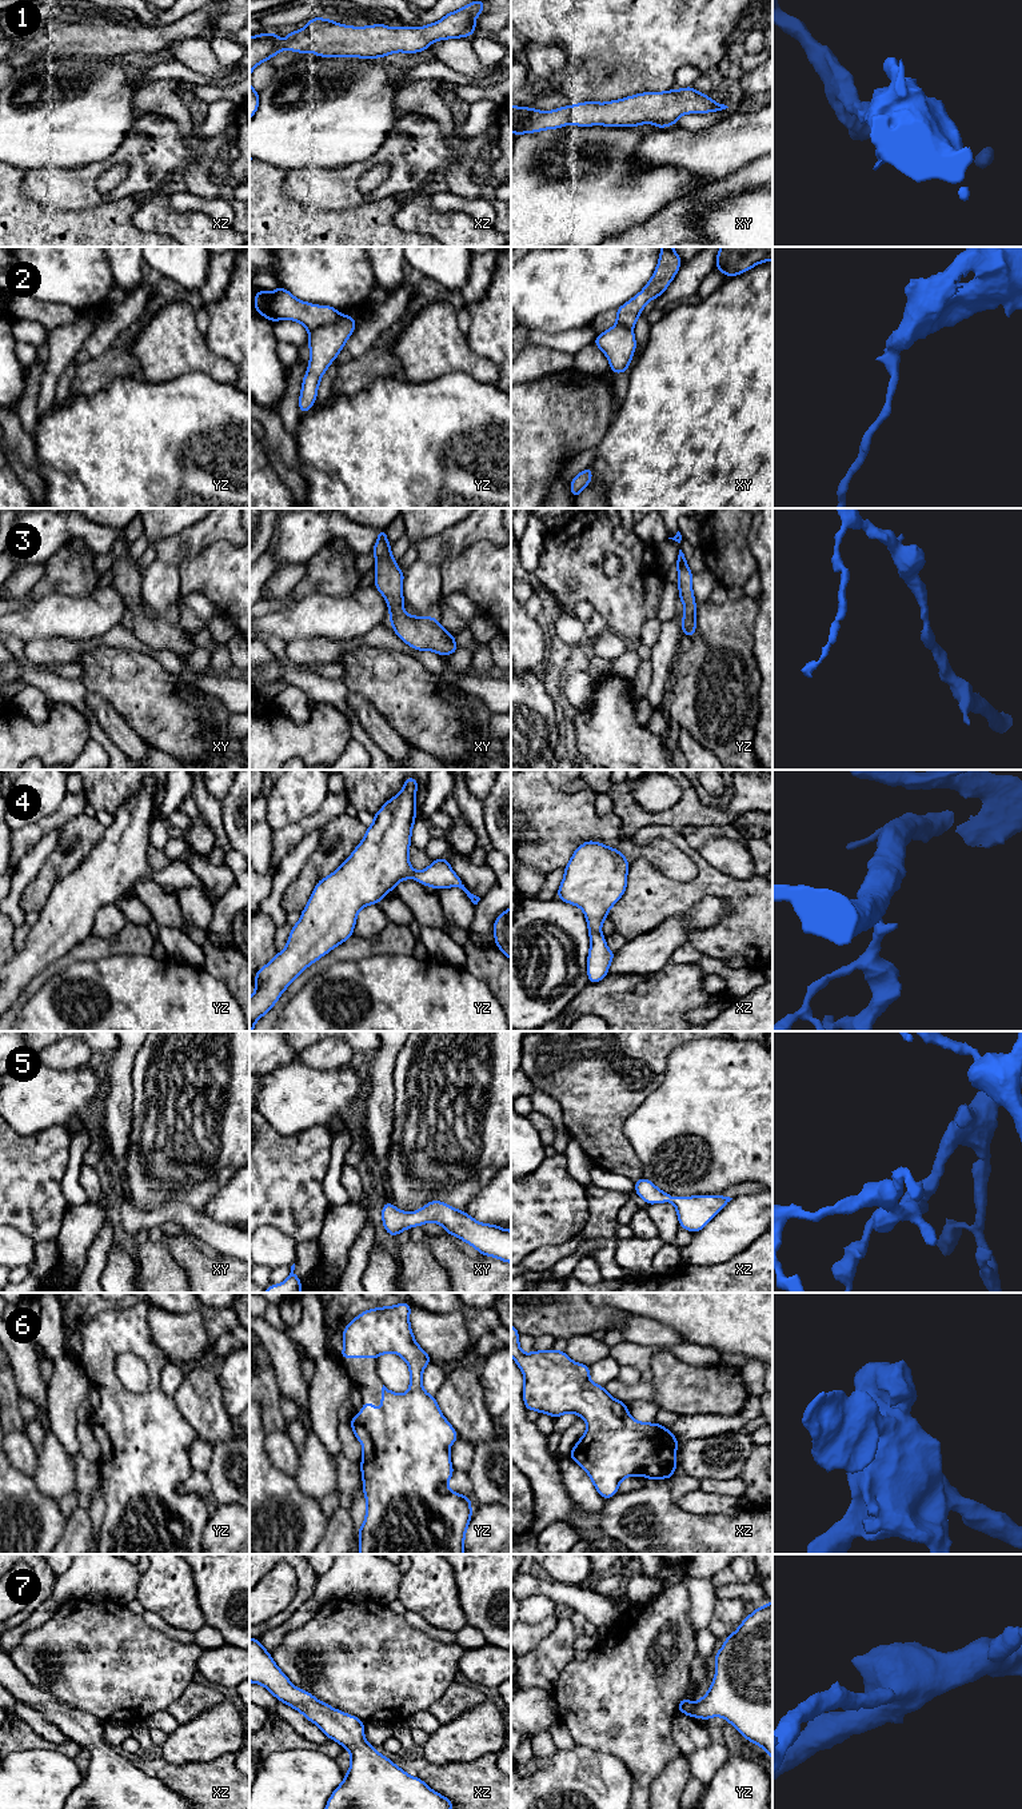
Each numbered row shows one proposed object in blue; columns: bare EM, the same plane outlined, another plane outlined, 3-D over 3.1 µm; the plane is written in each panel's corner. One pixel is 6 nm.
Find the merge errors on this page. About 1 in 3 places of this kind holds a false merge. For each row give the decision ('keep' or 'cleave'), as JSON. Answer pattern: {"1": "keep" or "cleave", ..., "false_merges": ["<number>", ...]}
{"1": "keep", "2": "cleave", "3": "keep", "4": "keep", "5": "keep", "6": "keep", "7": "keep", "false_merges": ["2"]}

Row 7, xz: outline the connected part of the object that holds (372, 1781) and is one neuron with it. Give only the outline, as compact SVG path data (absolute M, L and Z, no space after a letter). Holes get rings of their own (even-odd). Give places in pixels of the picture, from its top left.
M249 1638L249 1682L263 1685L351 1753L351 1766L326 1809L454 1809L451 1800L378 1753L364 1740L362 1720L294 1686L258 1638Z

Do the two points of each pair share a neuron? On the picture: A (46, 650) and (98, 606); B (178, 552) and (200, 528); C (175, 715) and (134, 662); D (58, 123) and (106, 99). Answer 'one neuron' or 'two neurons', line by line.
A: two neurons
B: one neuron
C: one neuron
D: one neuron

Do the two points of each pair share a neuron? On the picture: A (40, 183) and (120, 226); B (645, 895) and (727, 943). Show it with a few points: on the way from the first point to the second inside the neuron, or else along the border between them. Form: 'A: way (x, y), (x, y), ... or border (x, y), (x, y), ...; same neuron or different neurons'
A: border (103, 200), (88, 207), (56, 207); different neurons
B: way (678, 895), (695, 889), (725, 889), (739, 910); same neuron

